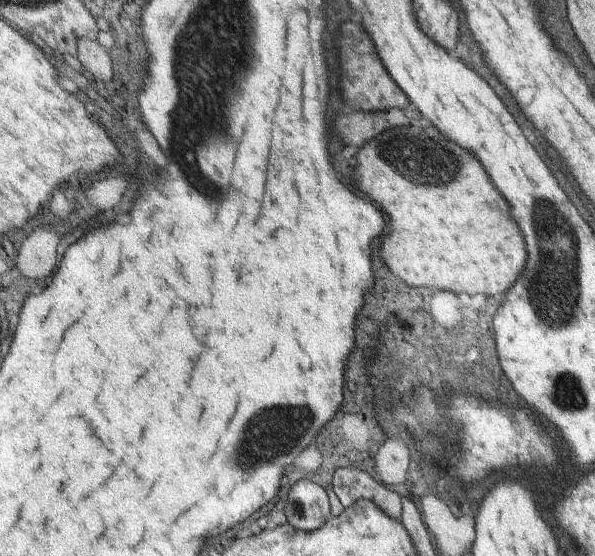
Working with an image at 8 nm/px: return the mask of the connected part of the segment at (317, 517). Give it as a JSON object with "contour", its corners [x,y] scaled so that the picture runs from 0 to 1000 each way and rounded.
{"contour":[[[504,863],[482,883],[484,899],[477,921],[484,942],[501,953],[524,957],[548,942],[555,923],[555,901],[545,874]]]}

